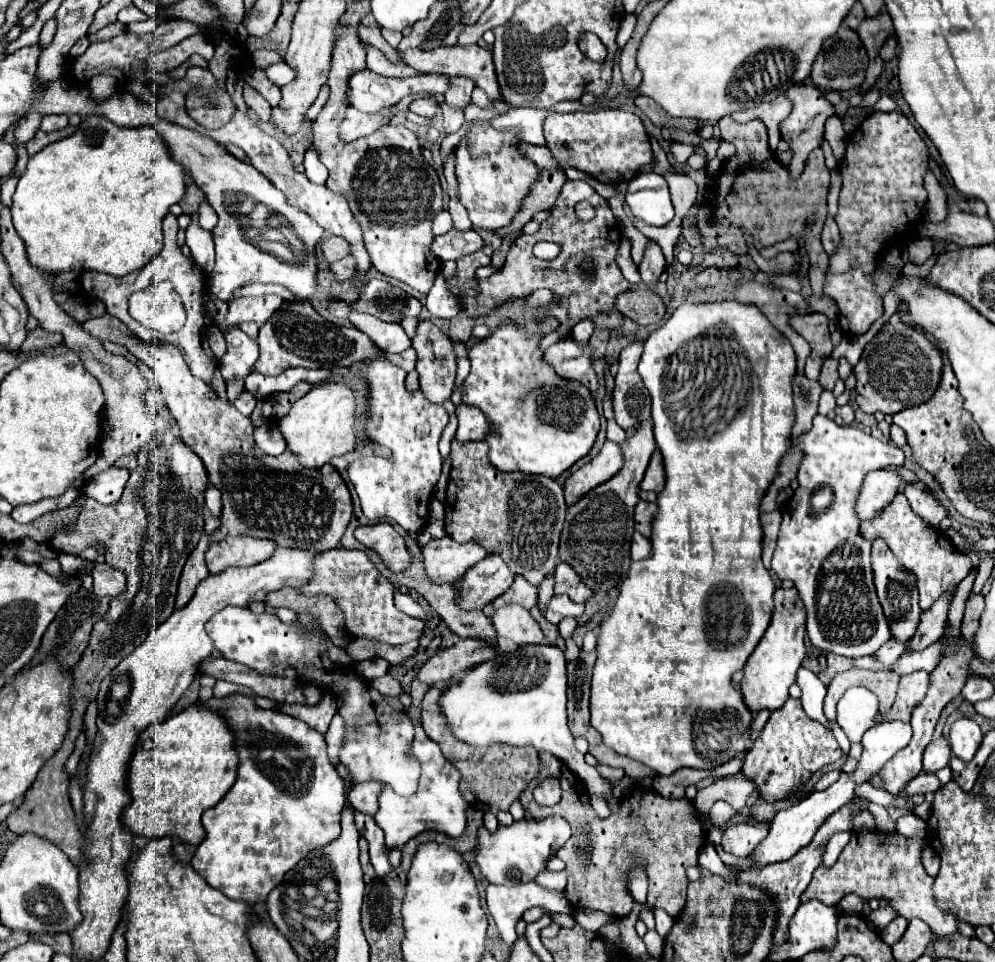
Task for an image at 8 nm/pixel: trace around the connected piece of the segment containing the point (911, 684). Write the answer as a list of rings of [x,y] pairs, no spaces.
[[[911,672],[907,676],[901,676],[901,684],[899,684],[899,692],[897,692],[893,708],[889,710],[889,714],[885,718],[877,716],[877,720],[879,722],[881,720],[909,722],[913,708],[925,698],[927,688],[929,688],[929,674],[927,672]]]

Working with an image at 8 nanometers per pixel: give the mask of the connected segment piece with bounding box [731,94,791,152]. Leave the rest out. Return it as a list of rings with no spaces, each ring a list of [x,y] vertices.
[[[781,94],[777,96],[777,100],[771,100],[771,102],[765,102],[761,104],[759,108],[753,108],[753,110],[745,110],[745,112],[733,112],[731,116],[735,120],[763,120],[763,124],[767,126],[769,130],[769,148],[776,151],[779,141],[781,140],[781,134],[779,132],[779,122],[785,120],[791,112],[791,102]]]

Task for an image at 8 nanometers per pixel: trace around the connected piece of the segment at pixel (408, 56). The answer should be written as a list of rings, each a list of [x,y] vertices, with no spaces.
[[[471,44],[467,48],[459,48],[459,46],[441,46],[435,50],[405,50],[401,52],[401,58],[405,60],[407,66],[415,68],[417,72],[439,72],[439,74],[447,74],[447,76],[465,76],[471,78],[475,82],[475,86],[483,88],[489,96],[489,100],[501,100],[501,86],[497,84],[497,72],[495,72],[495,64],[493,64],[493,54],[487,48],[481,48],[477,44]]]

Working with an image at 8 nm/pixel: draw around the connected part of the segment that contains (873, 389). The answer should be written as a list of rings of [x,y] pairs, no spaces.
[[[901,306],[897,312],[881,326],[875,338],[865,346],[859,364],[853,368],[857,378],[857,404],[863,412],[875,414],[897,414],[903,408],[919,406],[927,402],[941,380],[941,354],[921,332],[913,332],[909,324],[901,324]]]

